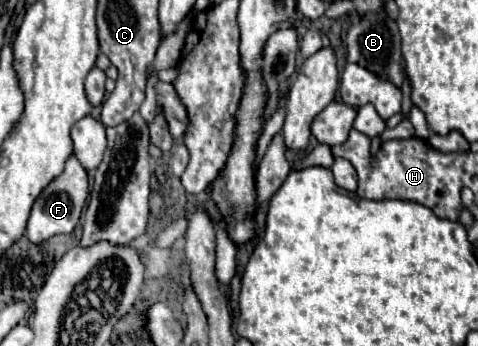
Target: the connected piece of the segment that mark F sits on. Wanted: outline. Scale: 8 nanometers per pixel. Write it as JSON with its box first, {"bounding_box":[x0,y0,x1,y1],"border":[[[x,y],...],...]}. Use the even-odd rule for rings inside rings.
{"bounding_box":[25,154,89,244],"border":[[[75,154],[67,158],[65,162],[65,170],[53,178],[53,182],[49,182],[45,186],[45,190],[37,196],[33,208],[31,208],[31,216],[27,222],[27,232],[25,236],[33,242],[33,244],[41,244],[43,240],[55,236],[55,234],[71,234],[73,228],[79,222],[81,210],[85,206],[85,200],[89,196],[89,178],[87,178],[87,170],[81,166],[81,162],[77,162]]]}

